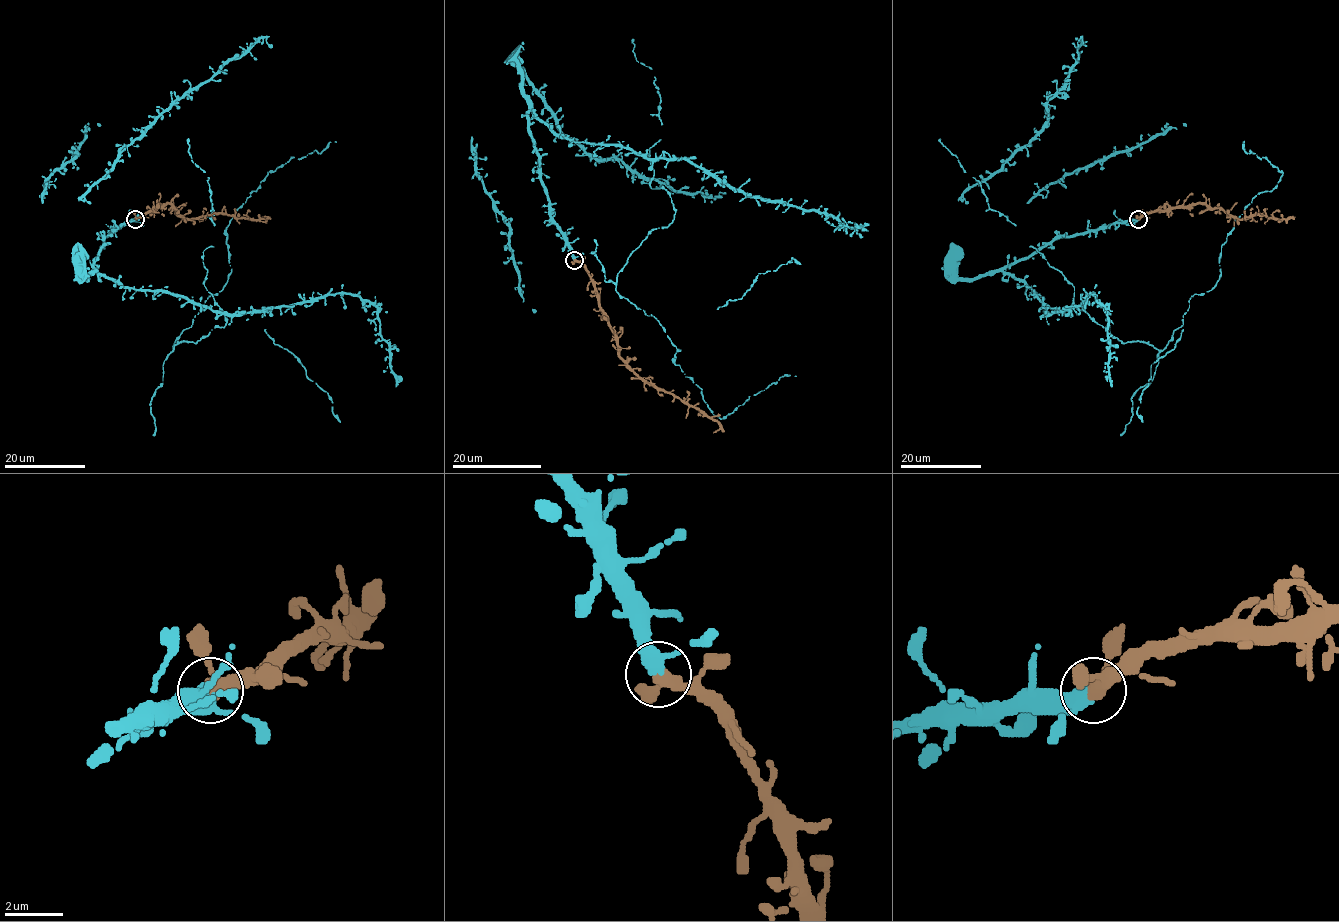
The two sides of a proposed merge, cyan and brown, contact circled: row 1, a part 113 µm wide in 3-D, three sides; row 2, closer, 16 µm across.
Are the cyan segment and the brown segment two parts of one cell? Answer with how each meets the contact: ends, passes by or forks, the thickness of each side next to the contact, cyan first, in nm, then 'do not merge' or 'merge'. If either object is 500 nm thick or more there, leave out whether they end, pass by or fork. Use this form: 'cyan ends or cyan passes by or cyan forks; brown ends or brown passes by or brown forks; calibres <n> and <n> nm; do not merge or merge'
cyan ends; brown passes by; calibres 460 and 400 nm; merge

